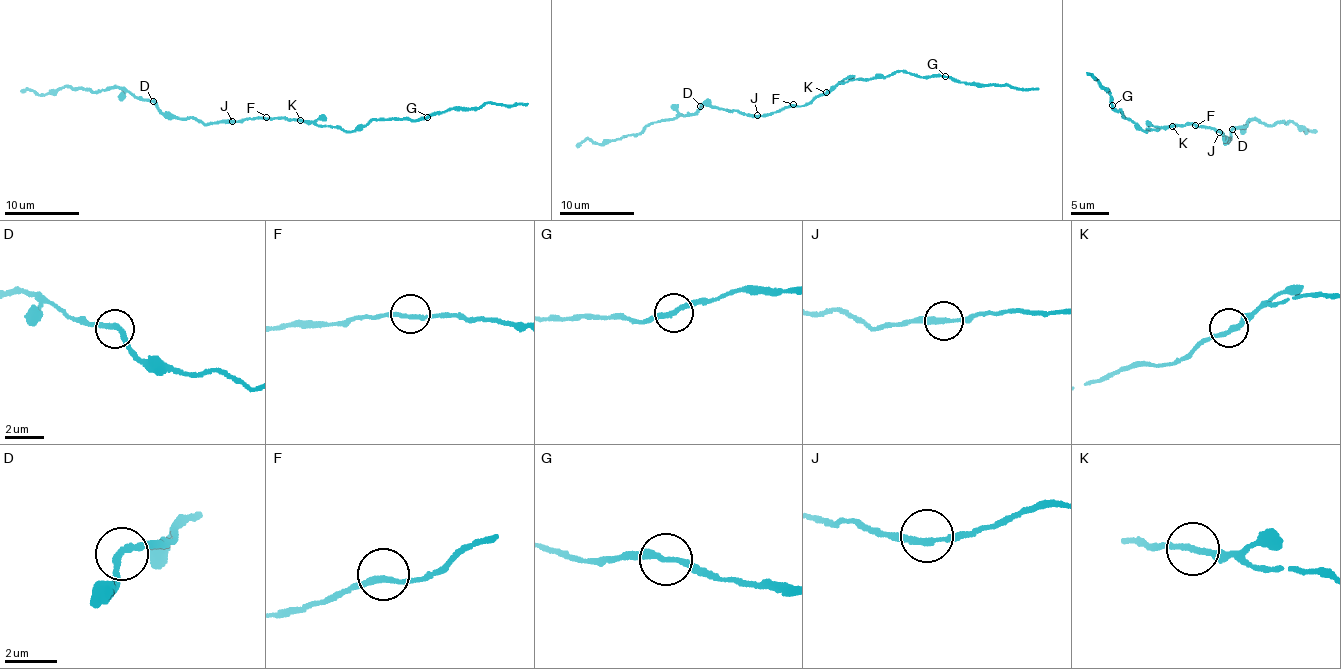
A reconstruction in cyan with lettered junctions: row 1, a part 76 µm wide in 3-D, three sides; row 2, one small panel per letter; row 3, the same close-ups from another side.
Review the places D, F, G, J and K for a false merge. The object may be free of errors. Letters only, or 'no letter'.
no letter

